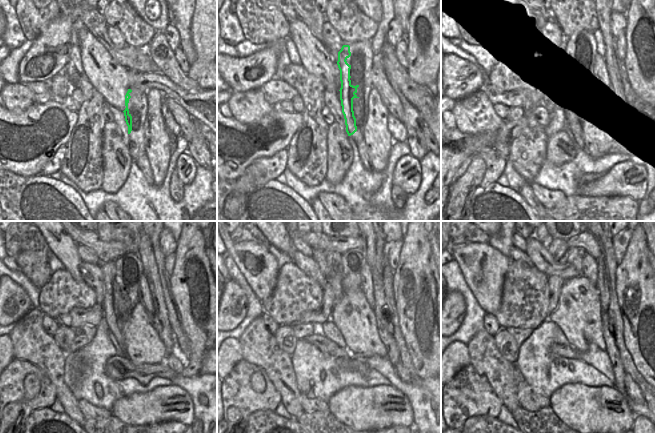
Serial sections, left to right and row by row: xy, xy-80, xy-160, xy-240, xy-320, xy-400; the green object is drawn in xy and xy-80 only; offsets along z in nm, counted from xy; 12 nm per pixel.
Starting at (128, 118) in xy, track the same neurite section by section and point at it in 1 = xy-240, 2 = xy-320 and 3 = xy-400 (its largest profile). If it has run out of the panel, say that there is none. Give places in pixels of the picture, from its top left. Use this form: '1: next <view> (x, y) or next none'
1: next xy-240 (116, 298)
2: next xy-320 (337, 278)
3: next xy-400 (558, 249)

